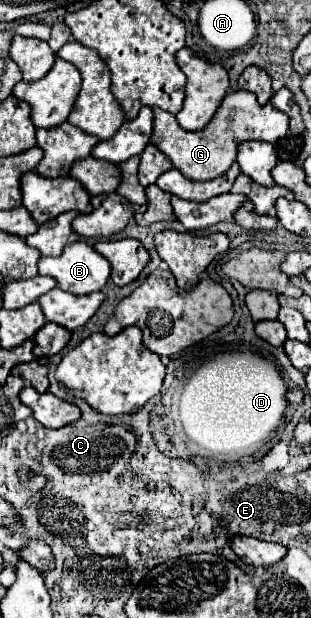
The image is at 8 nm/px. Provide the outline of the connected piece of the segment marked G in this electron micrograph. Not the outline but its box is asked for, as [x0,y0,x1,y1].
[151,91,289,181]

